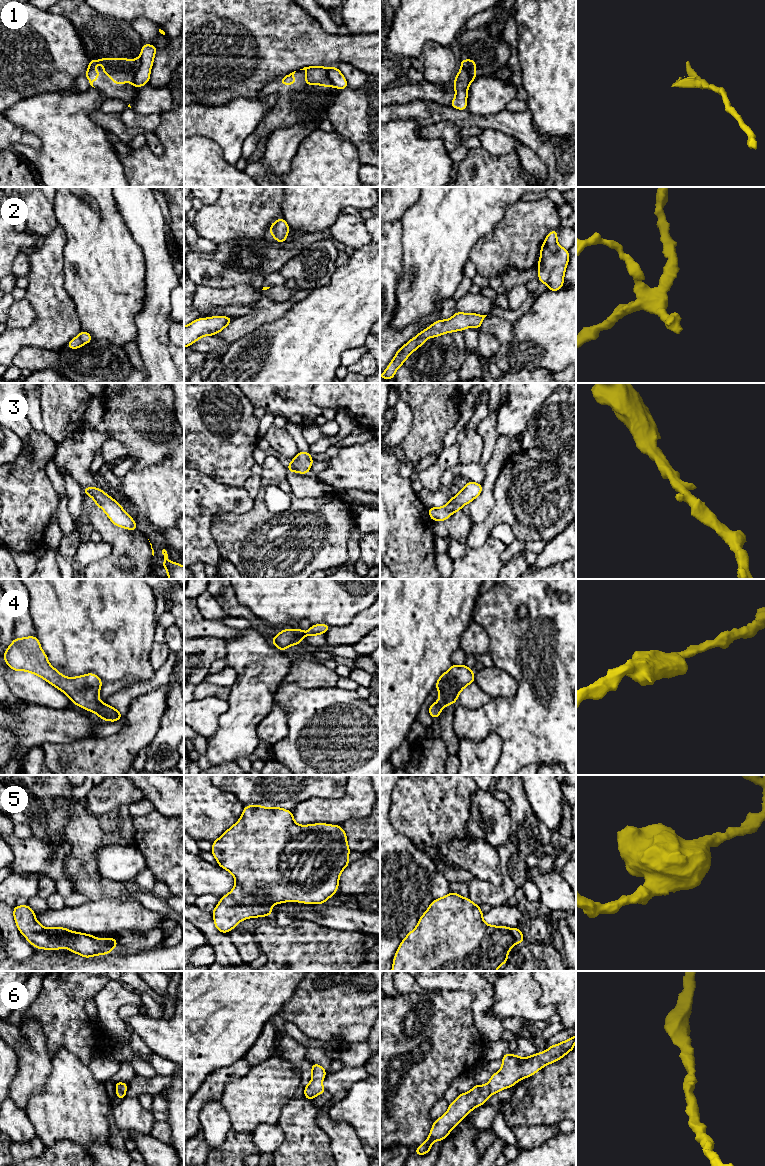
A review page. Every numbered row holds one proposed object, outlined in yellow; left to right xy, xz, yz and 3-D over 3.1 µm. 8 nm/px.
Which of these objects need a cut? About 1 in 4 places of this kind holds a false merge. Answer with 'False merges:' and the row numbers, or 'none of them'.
False merges: 1

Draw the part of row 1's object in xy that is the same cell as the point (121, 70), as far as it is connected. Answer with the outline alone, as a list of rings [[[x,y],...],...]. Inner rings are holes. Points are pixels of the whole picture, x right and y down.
[[[90,58],[88,69],[84,75],[92,87],[94,87],[93,81],[97,81],[100,76],[99,72],[95,70],[96,64],[104,66],[103,73],[110,76],[113,84],[123,85],[125,82],[130,82],[133,85],[135,73],[141,65],[141,59],[98,58],[95,61],[93,58]]]

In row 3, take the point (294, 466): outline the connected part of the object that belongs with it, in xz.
[[[299,451],[295,458],[290,461],[287,466],[288,472],[296,472],[300,474],[310,474],[309,470],[314,460],[311,458],[311,453]]]

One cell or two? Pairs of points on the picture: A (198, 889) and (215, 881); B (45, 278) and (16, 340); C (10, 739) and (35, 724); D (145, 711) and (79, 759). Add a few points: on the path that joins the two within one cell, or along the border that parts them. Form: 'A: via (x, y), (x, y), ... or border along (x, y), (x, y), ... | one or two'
A: via (202, 885), (206, 881), (211, 881) | one
B: via (45, 295), (45, 318), (33, 330) | one
C: border along (10, 730), (17, 738), (17, 747), (10, 758) | two
D: via (133, 729), (103, 759), (97, 759) | one

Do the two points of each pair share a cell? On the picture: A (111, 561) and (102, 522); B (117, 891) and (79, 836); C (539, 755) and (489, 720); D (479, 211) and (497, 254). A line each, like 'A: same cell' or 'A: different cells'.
A: same cell
B: same cell
C: same cell
D: different cells

